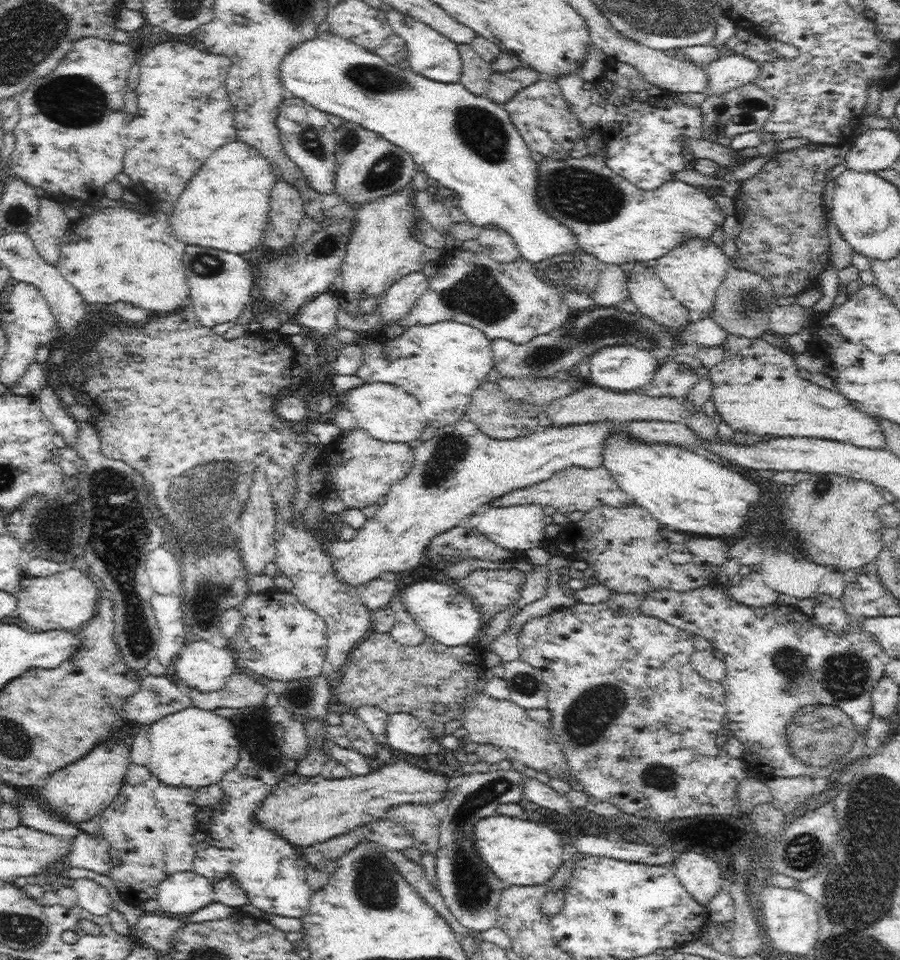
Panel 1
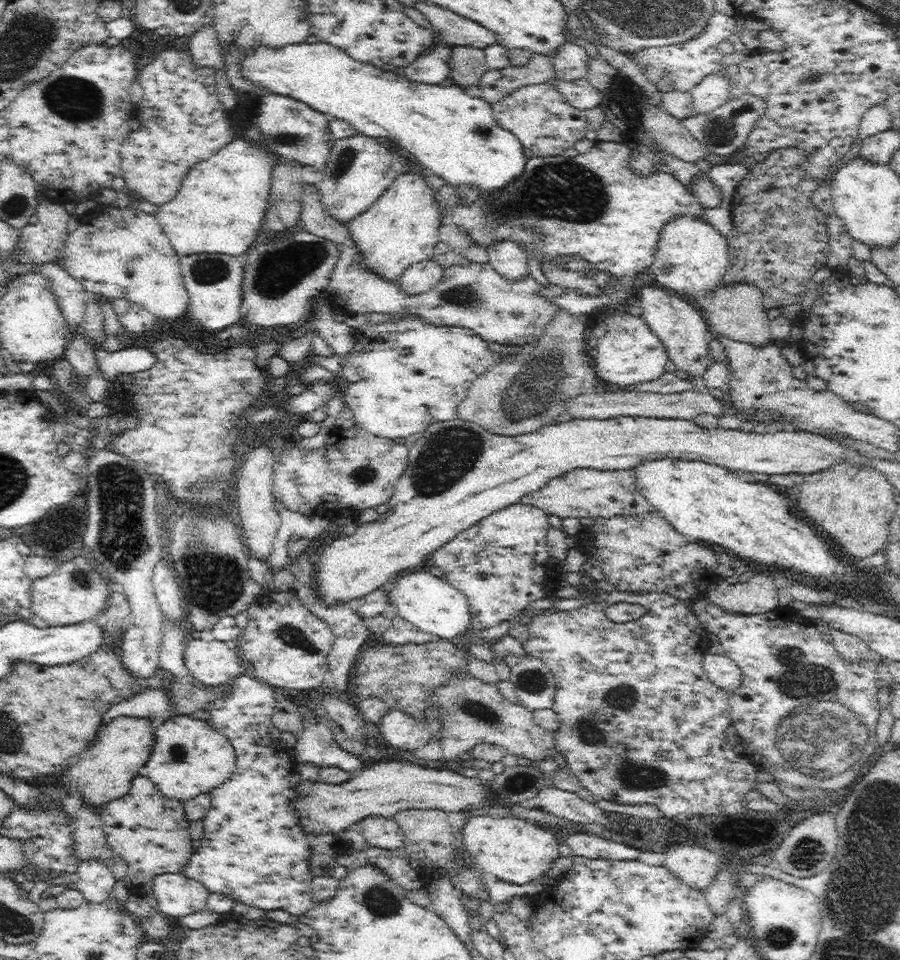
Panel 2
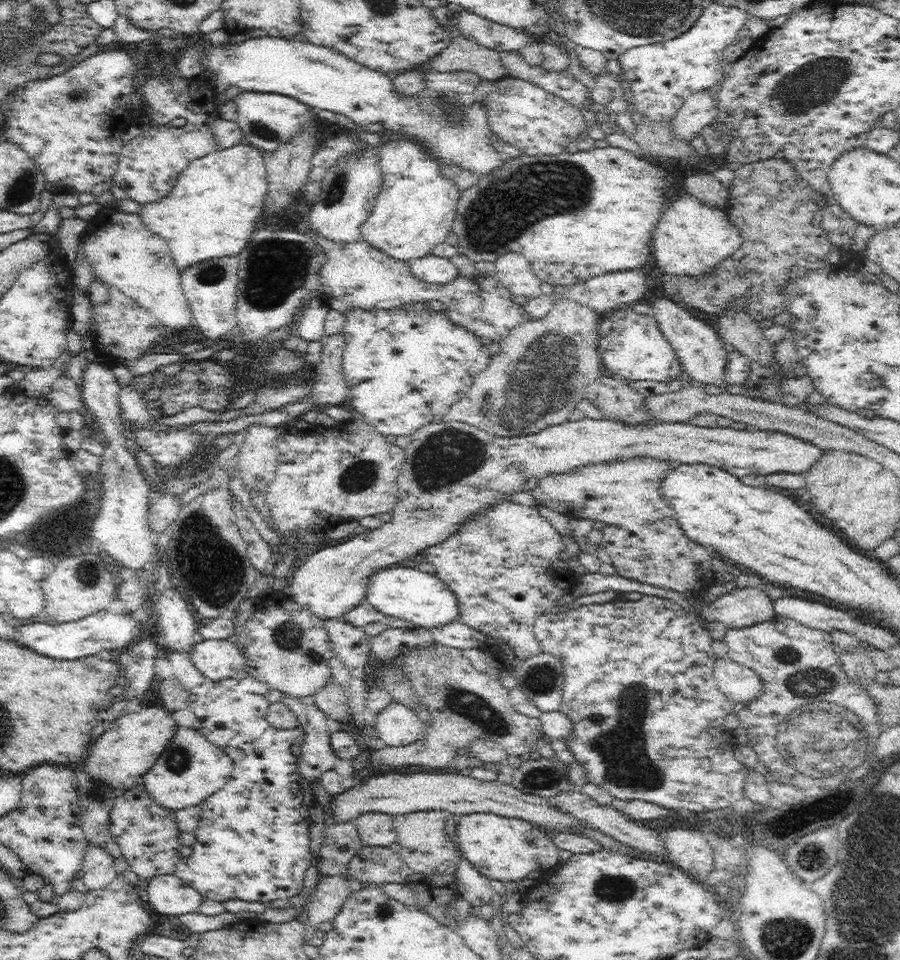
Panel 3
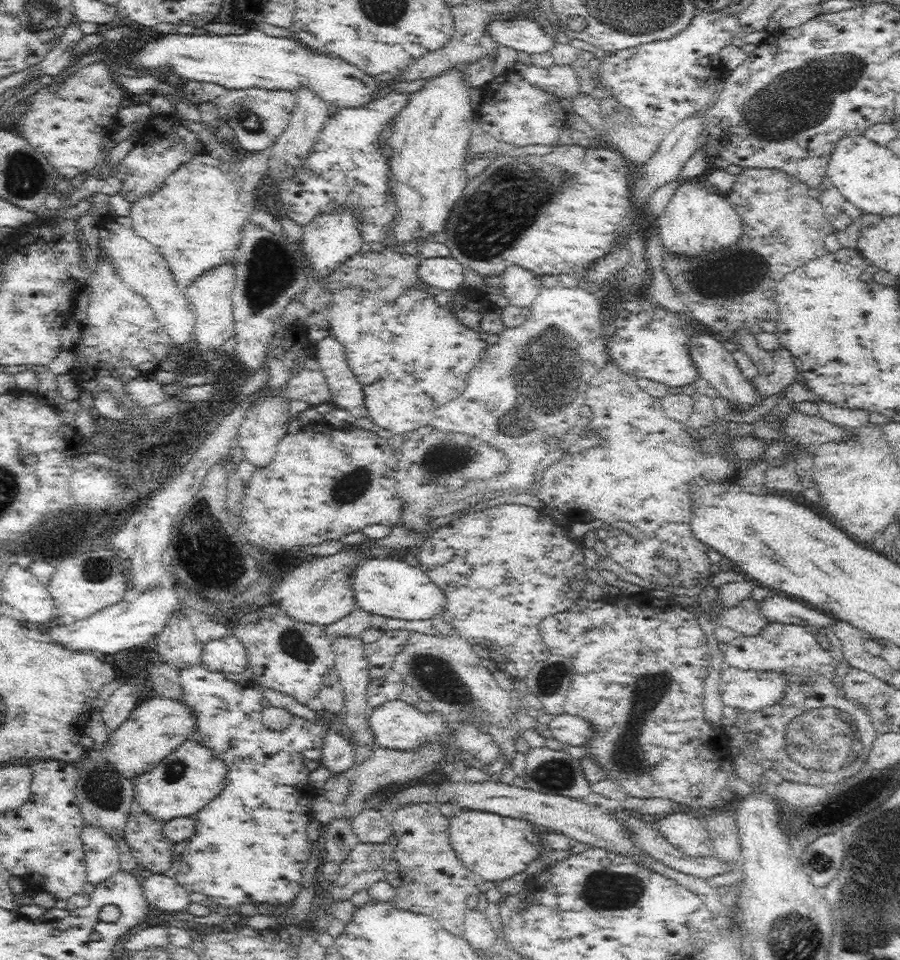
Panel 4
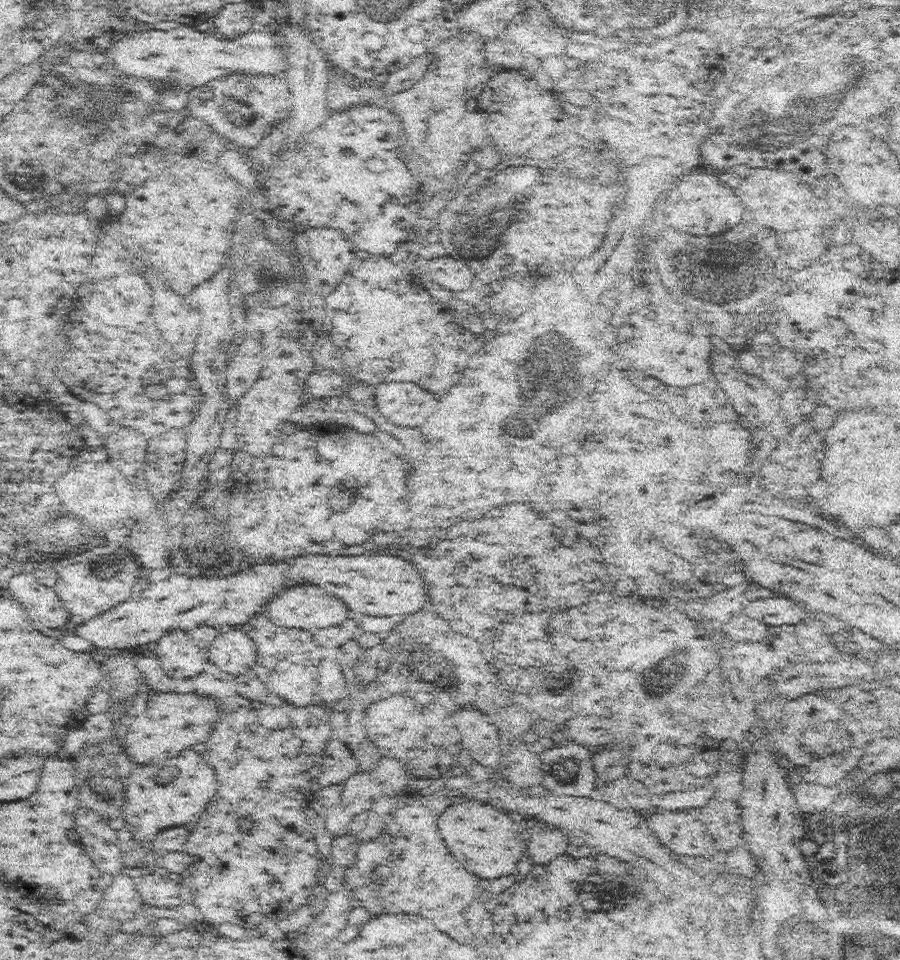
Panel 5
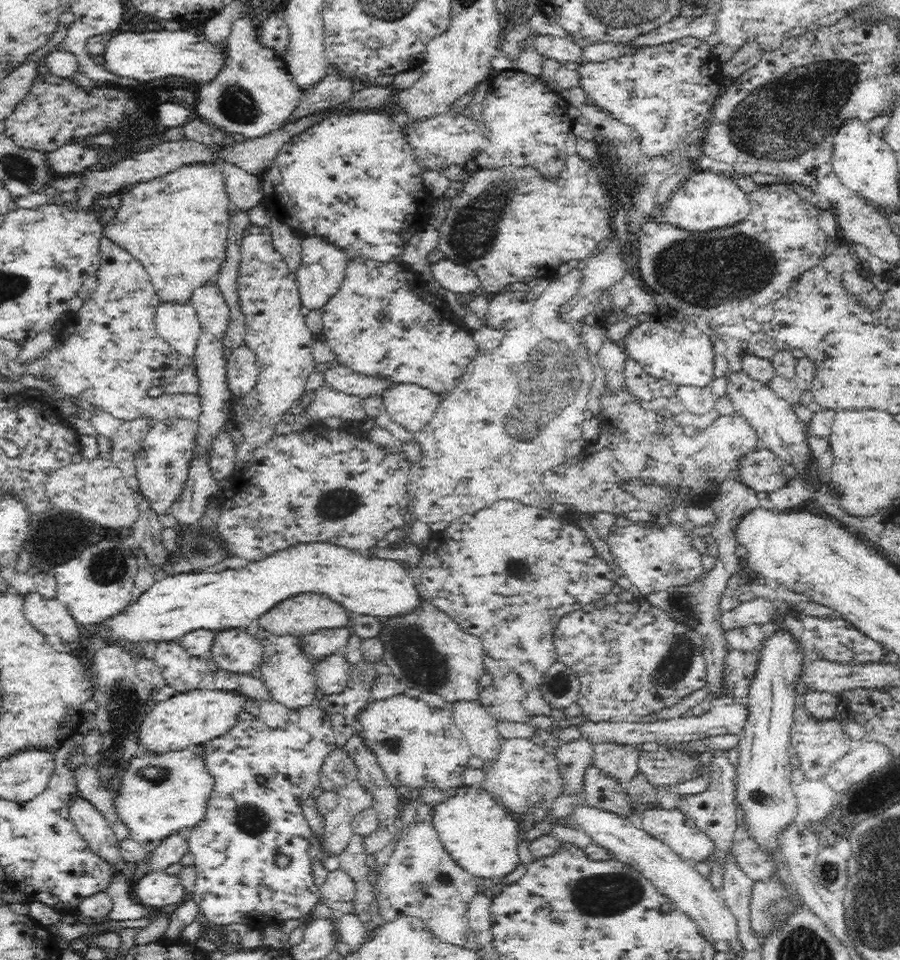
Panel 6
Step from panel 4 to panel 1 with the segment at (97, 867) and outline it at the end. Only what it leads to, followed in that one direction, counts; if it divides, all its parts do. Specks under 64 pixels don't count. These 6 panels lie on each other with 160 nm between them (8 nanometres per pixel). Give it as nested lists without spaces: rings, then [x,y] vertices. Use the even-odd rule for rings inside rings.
[[[90,878],[74,881],[73,889],[76,891],[79,905],[92,916],[107,916],[114,909],[110,892]]]

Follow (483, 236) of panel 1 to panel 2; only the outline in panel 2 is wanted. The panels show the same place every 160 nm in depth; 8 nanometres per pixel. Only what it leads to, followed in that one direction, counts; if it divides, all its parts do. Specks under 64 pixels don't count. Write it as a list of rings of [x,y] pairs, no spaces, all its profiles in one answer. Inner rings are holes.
[[[510,241],[494,242],[486,246],[489,263],[498,274],[508,280],[518,280],[528,276],[527,251],[518,243]]]

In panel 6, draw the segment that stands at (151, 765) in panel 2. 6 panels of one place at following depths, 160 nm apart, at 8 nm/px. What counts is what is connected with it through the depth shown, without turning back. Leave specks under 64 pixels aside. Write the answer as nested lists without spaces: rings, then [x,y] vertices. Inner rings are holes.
[[[187,747],[177,753],[166,753],[155,758],[144,758],[138,753],[125,770],[115,798],[116,810],[129,829],[129,836],[141,842],[150,854],[168,834],[183,829],[189,831],[203,820],[214,787],[214,777],[199,747]],[[144,760],[150,764],[154,762],[154,766],[142,766]]]

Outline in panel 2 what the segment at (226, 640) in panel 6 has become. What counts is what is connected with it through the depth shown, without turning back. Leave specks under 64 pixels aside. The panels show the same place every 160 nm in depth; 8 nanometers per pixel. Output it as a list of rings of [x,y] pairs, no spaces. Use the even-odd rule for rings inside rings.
[[[188,638],[184,650],[184,666],[190,675],[201,685],[212,687],[226,686],[232,679],[236,679],[243,672],[244,662],[227,645],[226,641],[218,639],[202,640]]]

